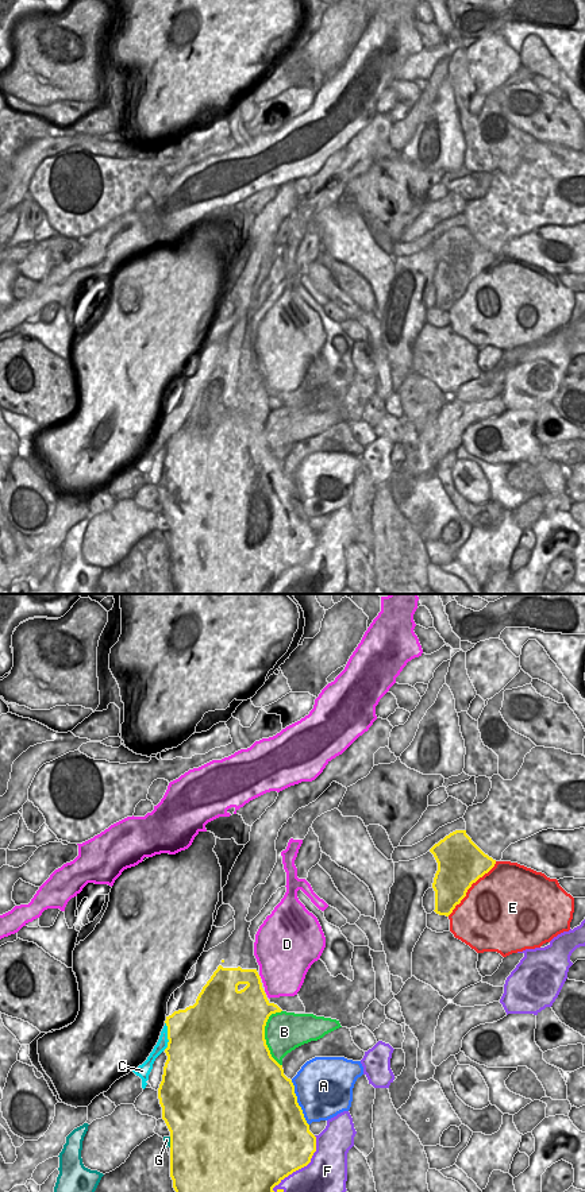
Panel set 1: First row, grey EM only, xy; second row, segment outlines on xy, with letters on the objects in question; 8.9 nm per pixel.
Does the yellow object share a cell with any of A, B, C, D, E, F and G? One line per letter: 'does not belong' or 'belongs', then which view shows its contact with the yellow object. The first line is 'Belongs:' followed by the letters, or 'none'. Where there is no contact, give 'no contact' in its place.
Belongs: none
A: does not belong; contact in xy
B: does not belong; contact in xy
C: does not belong; contact in xy
D: does not belong; no contact
E: does not belong; contact in xy
F: does not belong; contact in xy
G: does not belong; contact in xy

